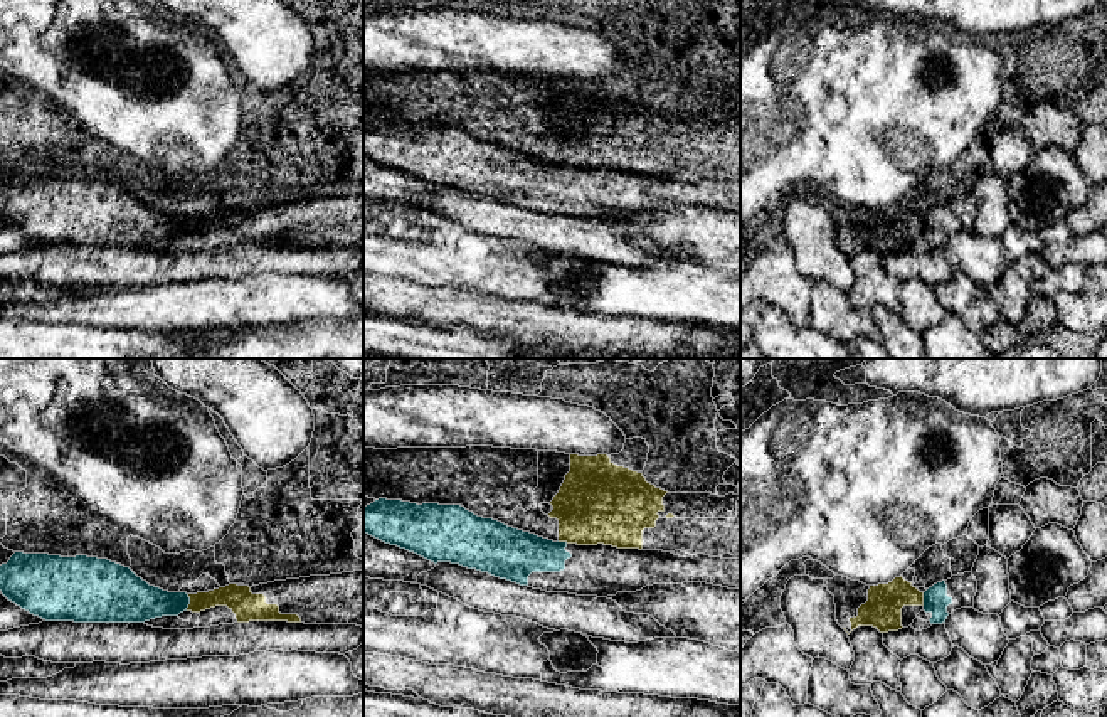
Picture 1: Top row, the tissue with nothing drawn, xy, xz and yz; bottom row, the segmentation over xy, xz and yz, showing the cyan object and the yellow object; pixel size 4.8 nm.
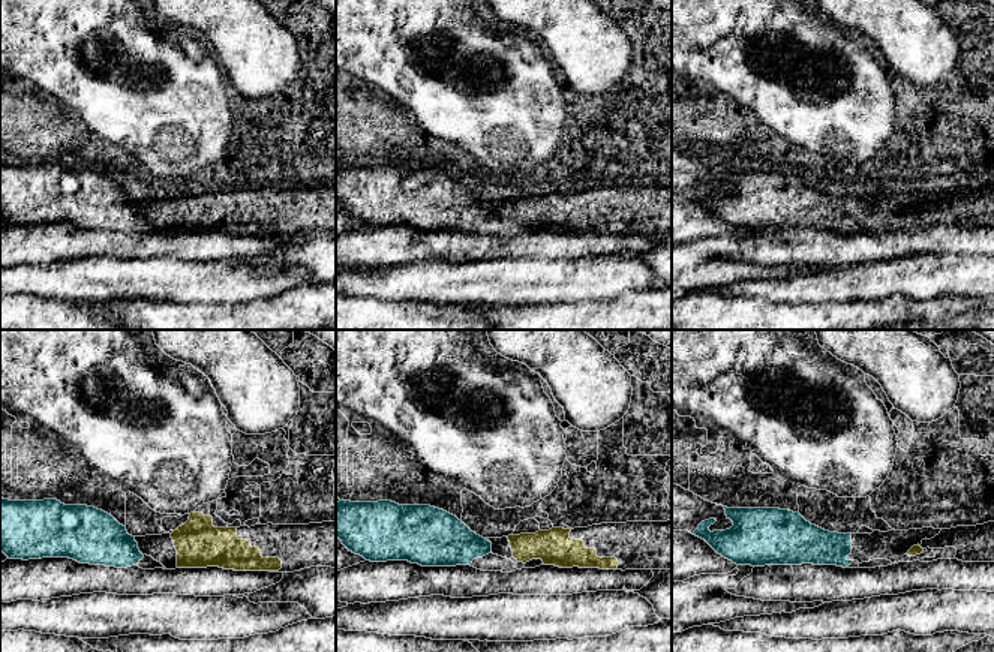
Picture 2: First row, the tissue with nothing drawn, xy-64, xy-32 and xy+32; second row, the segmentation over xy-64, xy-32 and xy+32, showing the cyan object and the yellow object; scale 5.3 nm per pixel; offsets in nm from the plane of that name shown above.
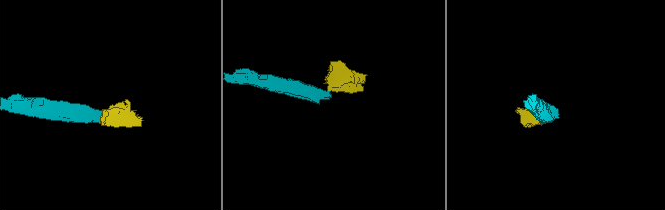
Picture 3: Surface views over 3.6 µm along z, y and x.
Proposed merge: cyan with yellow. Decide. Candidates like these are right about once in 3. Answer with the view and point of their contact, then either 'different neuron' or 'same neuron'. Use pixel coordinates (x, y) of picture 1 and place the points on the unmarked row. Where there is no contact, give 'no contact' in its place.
contact xy (189, 226); different neuron

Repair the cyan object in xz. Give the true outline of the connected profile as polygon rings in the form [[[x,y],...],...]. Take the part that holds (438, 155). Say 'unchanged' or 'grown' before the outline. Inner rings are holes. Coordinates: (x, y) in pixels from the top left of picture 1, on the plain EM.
grown; [[[379,121],[363,130],[363,155],[385,167],[414,175],[434,187],[459,187],[547,215],[607,220],[617,215],[636,215],[653,207],[683,205],[707,205],[740,212],[740,182],[722,182],[705,177],[680,180],[663,173],[554,165],[508,150],[498,143],[478,140],[461,128],[417,128]]]

